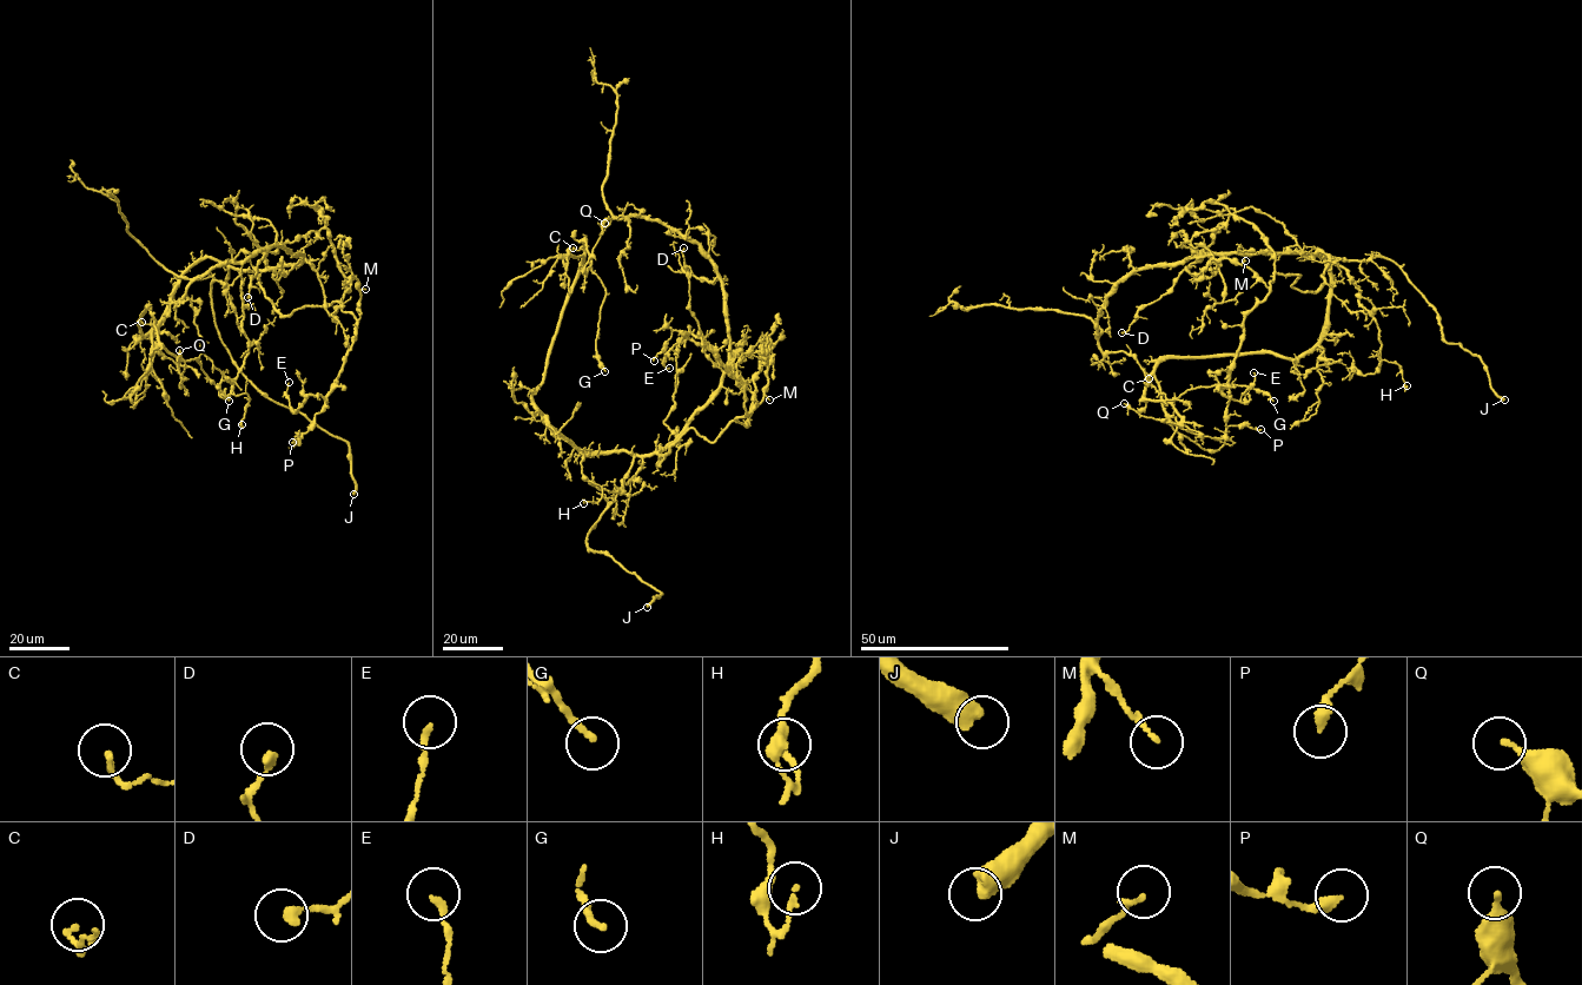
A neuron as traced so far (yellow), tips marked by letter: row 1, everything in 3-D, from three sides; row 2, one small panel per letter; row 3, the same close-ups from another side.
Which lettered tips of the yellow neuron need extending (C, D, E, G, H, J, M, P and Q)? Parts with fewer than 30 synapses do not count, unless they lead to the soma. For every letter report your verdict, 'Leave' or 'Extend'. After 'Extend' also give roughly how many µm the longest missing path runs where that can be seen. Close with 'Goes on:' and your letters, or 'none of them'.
C: Leave
D: Leave
E: Leave
G: Leave
H: Leave
J: Extend. Missing length about 6 µm
M: Leave
P: Leave
Q: Leave
Goes on: J

